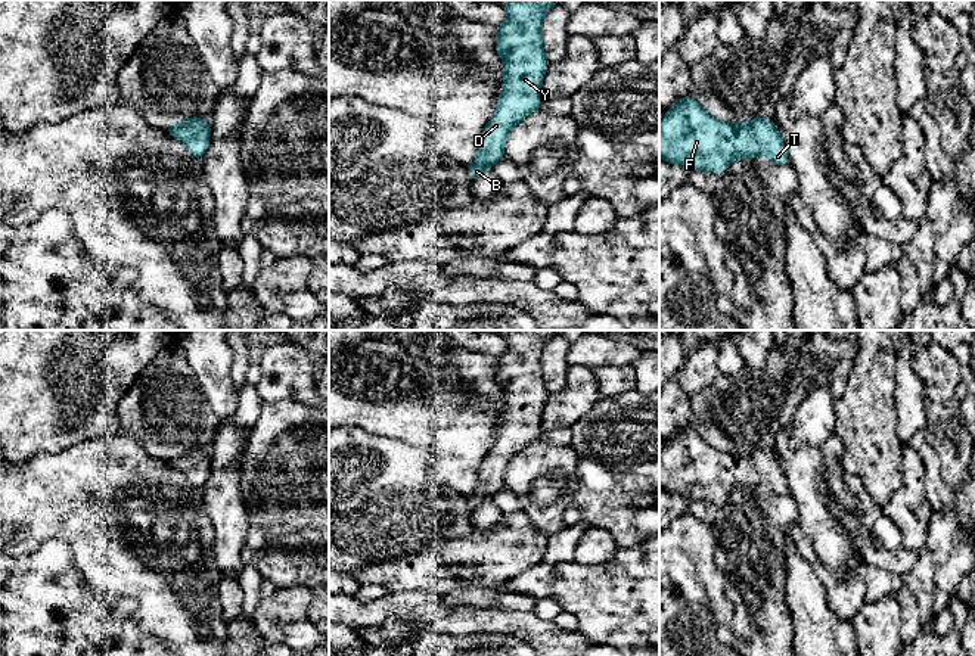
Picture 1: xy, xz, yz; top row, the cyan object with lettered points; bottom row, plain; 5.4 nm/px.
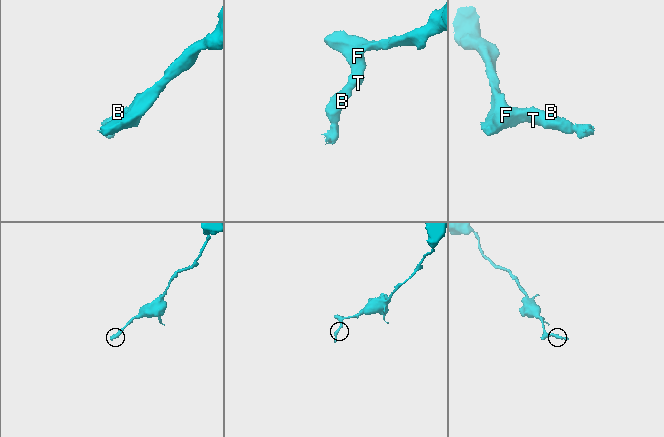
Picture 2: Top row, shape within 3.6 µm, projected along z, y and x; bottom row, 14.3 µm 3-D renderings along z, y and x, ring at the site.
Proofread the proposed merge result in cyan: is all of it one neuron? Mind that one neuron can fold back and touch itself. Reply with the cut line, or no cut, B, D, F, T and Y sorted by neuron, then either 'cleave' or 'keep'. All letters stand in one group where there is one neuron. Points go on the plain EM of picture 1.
no cut | B D F T Y | keep

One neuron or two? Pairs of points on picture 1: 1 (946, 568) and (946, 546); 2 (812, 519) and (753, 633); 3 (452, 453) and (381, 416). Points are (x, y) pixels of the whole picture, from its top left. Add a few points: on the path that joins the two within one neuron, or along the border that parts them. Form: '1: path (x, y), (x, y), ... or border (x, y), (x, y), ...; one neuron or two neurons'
1: path (946, 562), (946, 552); one neuron
2: border (788, 497), (794, 503), (800, 522); two neurons
3: path (434, 435), (415, 416), (398, 416); one neuron

